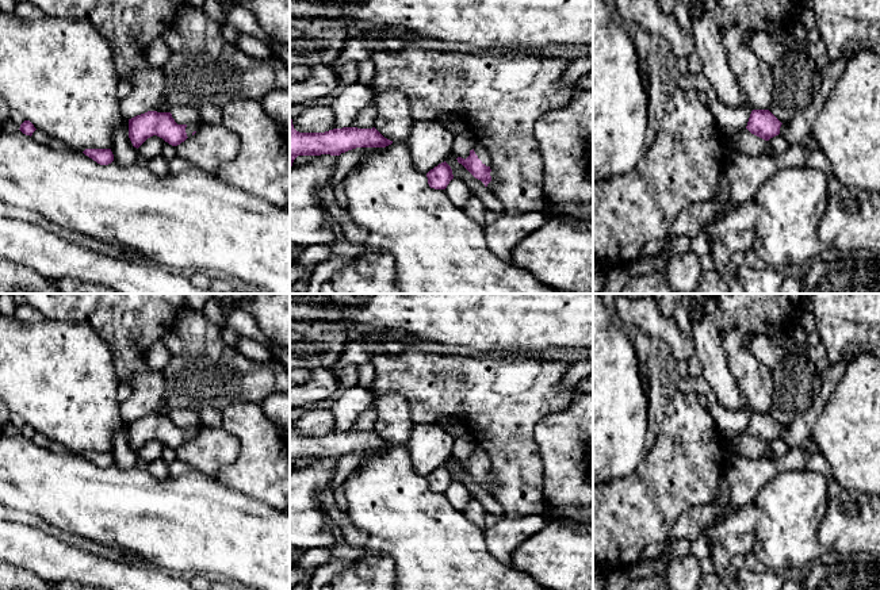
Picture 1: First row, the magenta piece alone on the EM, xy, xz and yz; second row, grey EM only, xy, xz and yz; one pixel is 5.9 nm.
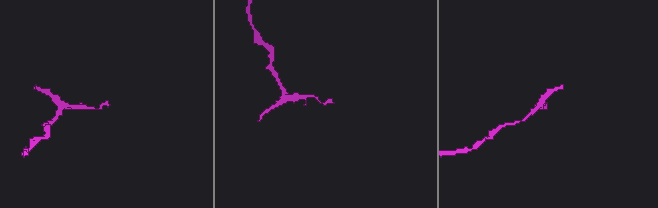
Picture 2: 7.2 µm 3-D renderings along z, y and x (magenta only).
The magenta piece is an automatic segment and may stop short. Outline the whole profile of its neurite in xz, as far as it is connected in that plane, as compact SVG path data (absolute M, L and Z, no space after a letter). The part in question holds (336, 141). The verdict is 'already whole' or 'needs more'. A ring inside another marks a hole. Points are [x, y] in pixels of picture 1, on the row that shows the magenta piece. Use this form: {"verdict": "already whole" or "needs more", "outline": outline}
{"verdict": "already whole", "outline": "M290 118L290 166L298 156L340 156L356 148L386 148L393 141L384 138L375 127L343 127L325 133L299 133Z"}

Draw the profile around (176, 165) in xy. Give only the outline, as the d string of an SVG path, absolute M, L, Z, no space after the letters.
M176 156L175 158L172 158L169 161L169 172L173 173L173 175L181 173L181 172L184 172L185 169L190 169L190 168L192 168L192 165L179 156Z

